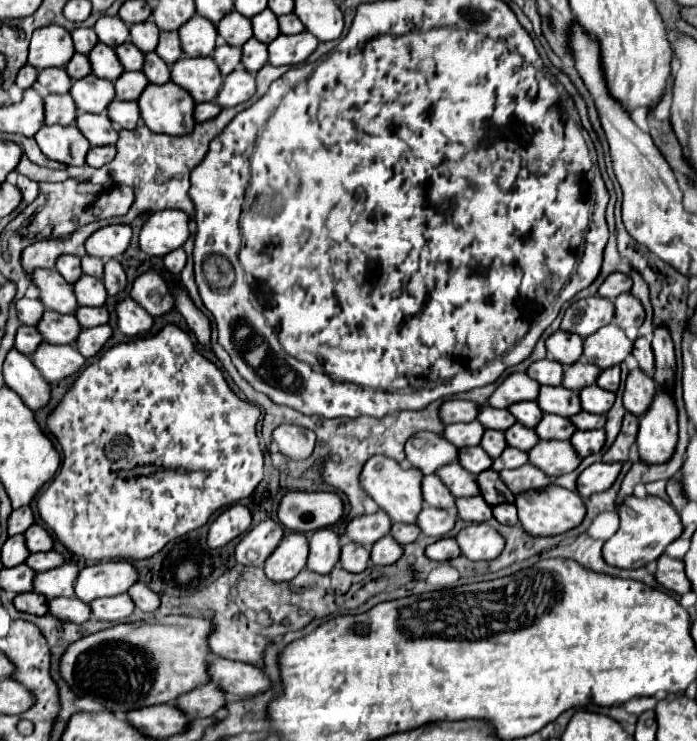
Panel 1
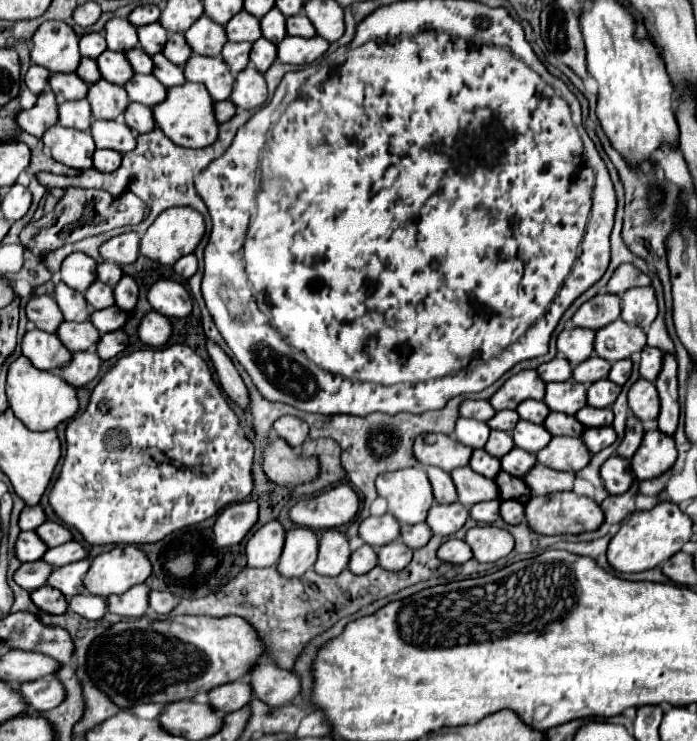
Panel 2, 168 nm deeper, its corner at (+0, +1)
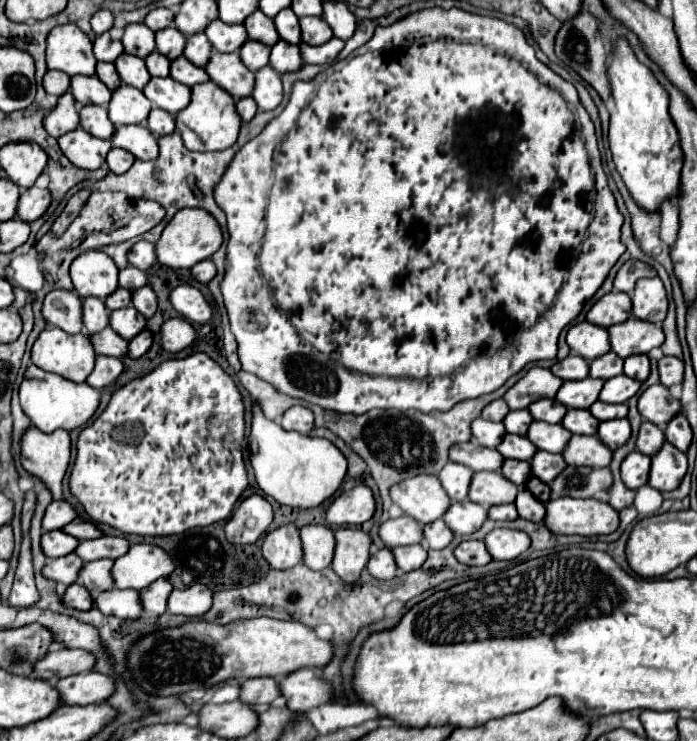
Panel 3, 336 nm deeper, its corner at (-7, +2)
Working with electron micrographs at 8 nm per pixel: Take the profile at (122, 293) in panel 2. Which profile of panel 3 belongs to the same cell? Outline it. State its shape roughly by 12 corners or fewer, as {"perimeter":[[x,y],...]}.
{"perimeter":[[150,286],[132,292],[132,304],[152,318],[158,298]]}

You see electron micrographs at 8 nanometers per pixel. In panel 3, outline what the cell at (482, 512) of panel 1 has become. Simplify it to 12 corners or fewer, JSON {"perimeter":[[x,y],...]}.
{"perimeter":[[516,504],[492,506],[492,520],[516,520]]}

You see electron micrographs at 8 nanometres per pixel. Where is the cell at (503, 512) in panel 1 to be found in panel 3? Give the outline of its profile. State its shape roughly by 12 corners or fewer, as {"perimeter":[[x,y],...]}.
{"perimeter":[[528,490],[518,492],[520,518],[542,522],[544,504]]}

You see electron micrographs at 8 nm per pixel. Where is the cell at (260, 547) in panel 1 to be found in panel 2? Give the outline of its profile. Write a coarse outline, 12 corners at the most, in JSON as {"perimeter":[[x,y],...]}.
{"perimeter":[[257,529],[245,545],[247,567],[275,565],[285,529]]}

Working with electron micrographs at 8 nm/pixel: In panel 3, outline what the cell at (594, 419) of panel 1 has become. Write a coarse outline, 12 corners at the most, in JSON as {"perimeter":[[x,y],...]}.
{"perimeter":[[594,402],[590,412],[598,420],[626,418],[628,404]]}

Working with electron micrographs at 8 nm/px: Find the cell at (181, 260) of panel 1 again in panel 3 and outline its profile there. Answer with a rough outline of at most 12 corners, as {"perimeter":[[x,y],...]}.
{"perimeter":[[212,260],[198,262],[192,276],[208,284],[216,276]]}

